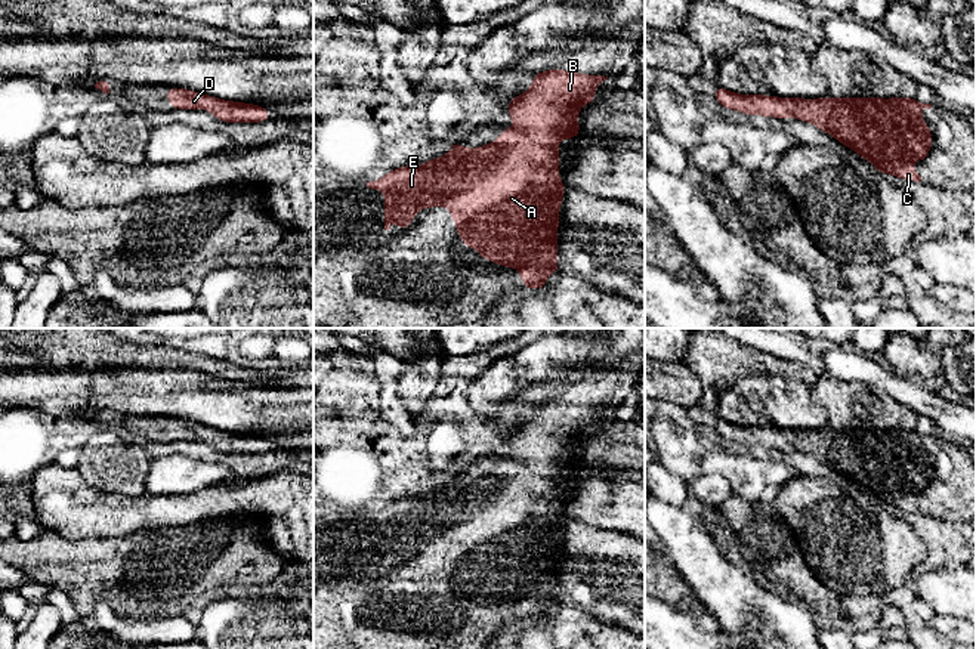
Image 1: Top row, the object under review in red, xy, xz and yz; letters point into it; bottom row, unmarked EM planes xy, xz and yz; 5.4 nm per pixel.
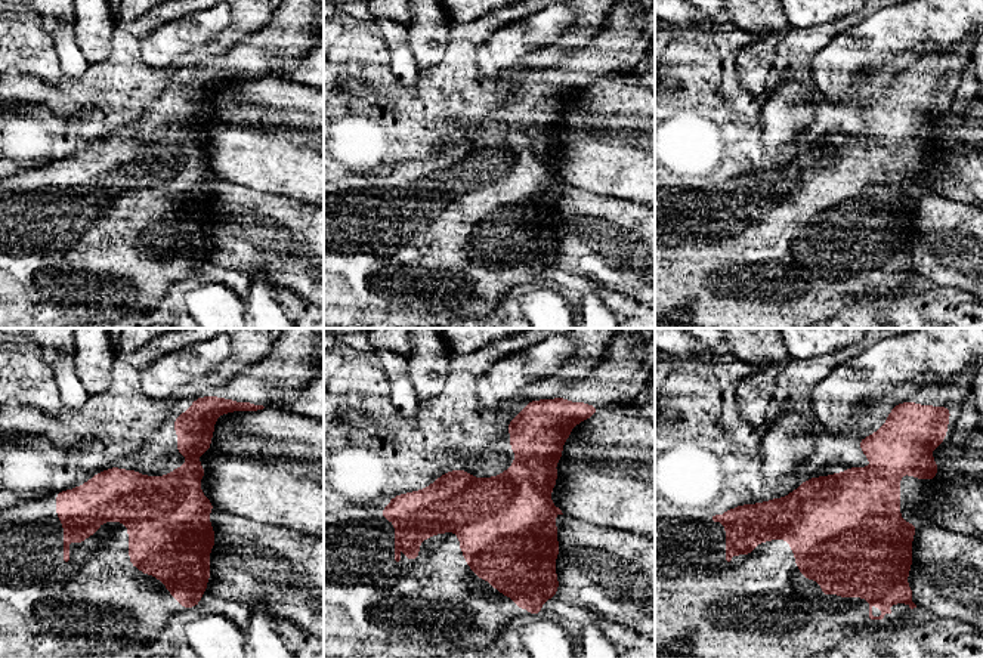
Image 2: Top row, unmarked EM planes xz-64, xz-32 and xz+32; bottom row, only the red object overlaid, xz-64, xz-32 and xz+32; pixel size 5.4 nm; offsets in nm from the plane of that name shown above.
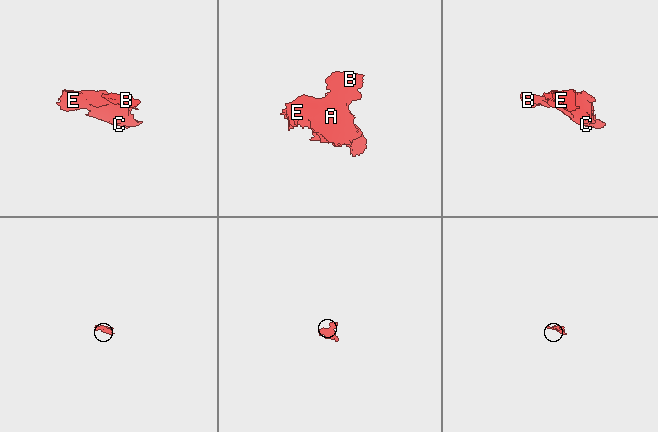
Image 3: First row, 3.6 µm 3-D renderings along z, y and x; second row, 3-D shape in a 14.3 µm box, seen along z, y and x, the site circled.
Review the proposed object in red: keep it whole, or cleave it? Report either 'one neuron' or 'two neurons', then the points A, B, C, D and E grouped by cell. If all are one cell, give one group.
one neuron | A B C D E

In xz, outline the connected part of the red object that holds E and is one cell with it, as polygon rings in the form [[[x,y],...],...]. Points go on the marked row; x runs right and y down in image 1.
[[[560,68],[534,72],[529,90],[509,102],[515,129],[503,129],[498,139],[473,149],[463,148],[458,140],[451,142],[453,149],[442,158],[429,157],[426,164],[399,167],[367,182],[368,188],[384,191],[384,229],[389,231],[393,222],[405,229],[421,207],[442,204],[450,208],[466,247],[478,248],[487,262],[495,260],[498,266],[519,266],[522,272],[518,276],[526,290],[544,290],[547,275],[559,272],[559,205],[568,189],[559,177],[558,140],[583,135],[578,109],[596,99],[594,89],[606,78]]]

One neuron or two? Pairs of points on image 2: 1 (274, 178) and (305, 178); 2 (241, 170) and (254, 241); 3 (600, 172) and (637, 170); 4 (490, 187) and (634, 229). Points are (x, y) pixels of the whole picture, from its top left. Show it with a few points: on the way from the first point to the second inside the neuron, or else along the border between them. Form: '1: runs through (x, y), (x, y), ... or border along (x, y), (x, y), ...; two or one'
1: runs through (281, 178), (297, 178); one
2: border along (216, 176), (253, 190), (278, 194); two
3: runs through (609, 172), (628, 172); one
4: border along (560, 219), (555, 229), (558, 253); two

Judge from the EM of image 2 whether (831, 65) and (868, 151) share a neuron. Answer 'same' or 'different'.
different

